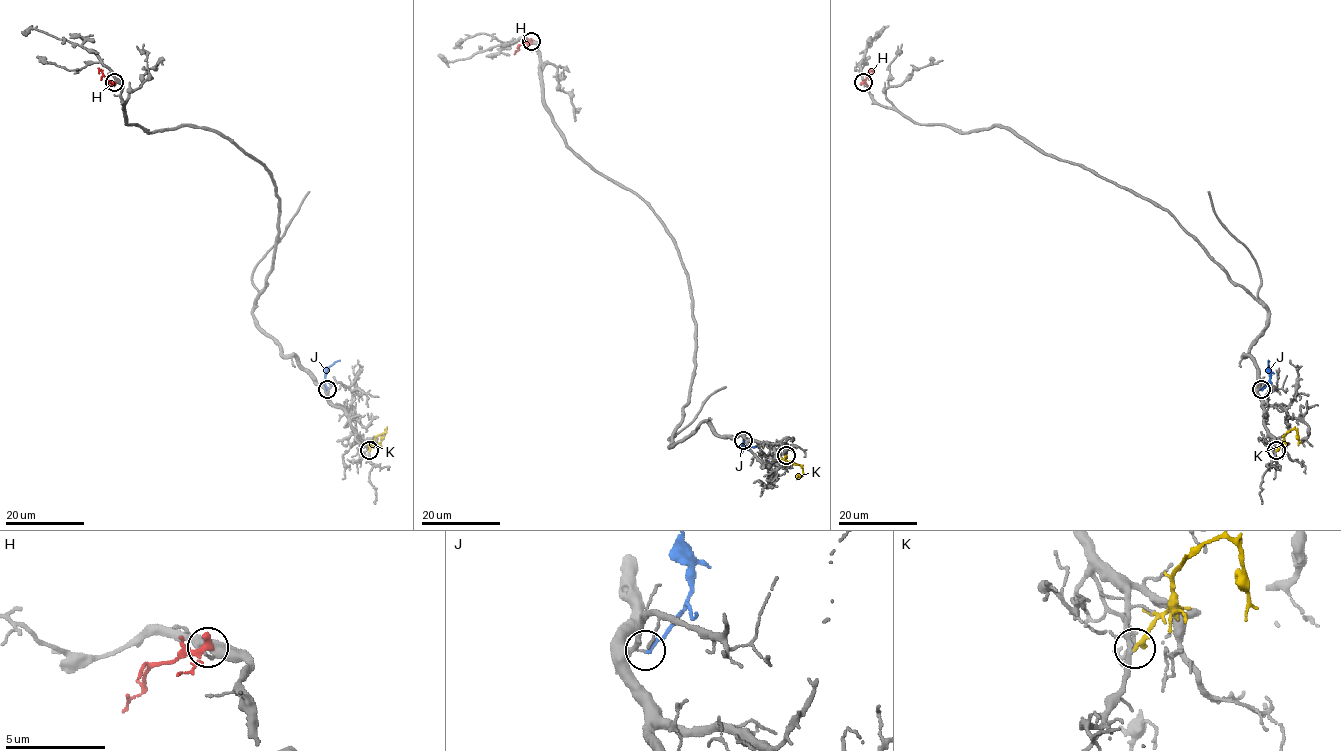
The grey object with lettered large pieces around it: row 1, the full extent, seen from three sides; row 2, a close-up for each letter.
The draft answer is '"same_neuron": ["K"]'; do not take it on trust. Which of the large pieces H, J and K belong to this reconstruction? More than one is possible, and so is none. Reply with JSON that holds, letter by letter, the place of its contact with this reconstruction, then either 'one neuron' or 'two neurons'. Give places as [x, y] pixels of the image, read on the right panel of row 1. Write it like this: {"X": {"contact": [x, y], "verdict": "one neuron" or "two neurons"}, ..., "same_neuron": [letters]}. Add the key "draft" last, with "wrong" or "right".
{"H": {"contact": [863, 82], "verdict": "two neurons"}, "J": {"contact": [1261, 389], "verdict": "two neurons"}, "K": {"contact": [1276, 450], "verdict": "two neurons"}, "same_neuron": [], "draft": "wrong"}

